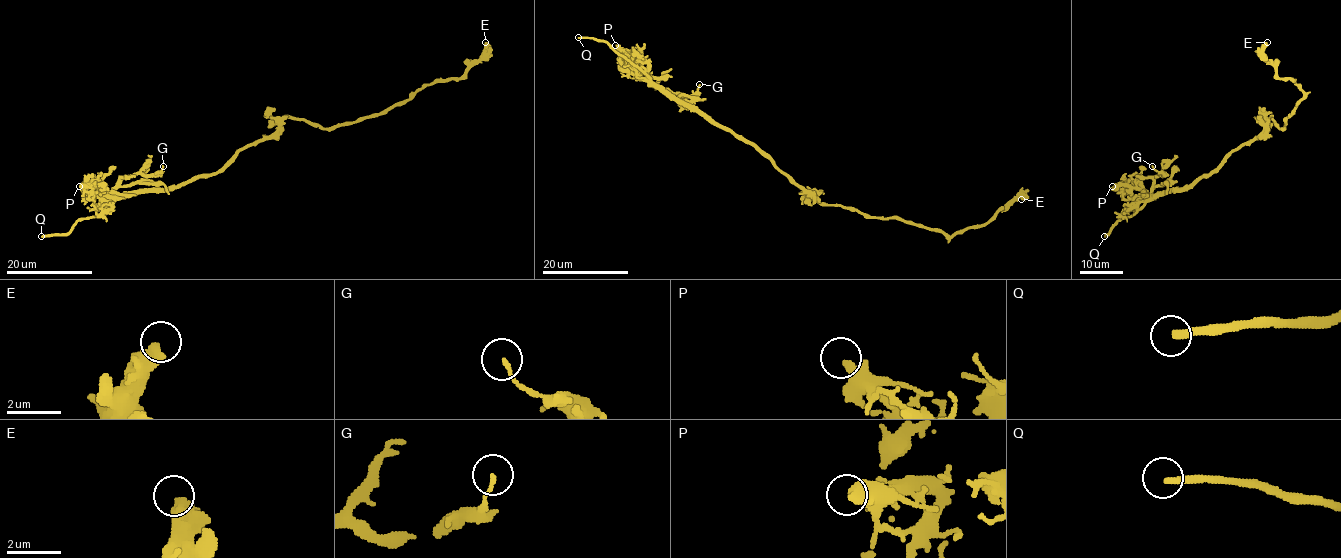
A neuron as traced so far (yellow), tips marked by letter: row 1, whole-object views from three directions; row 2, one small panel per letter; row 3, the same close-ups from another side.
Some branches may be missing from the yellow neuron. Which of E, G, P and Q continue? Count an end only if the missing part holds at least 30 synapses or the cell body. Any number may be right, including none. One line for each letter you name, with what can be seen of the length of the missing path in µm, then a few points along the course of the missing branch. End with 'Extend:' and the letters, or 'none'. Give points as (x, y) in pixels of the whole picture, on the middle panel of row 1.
Q: missing 45 µm
Extend: Q

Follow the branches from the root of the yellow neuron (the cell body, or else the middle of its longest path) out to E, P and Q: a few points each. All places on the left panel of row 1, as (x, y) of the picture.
E: (261, 140), (270, 137), (285, 117), (332, 128), (385, 113), (427, 85), (459, 79), (486, 51), (485, 42)
P: (261, 140), (244, 146), (217, 171), (198, 175), (184, 184), (111, 195), (95, 182), (79, 186)
Q: (261, 140), (244, 146), (213, 173), (166, 188), (124, 192), (100, 214), (80, 218), (67, 233), (41, 236)

